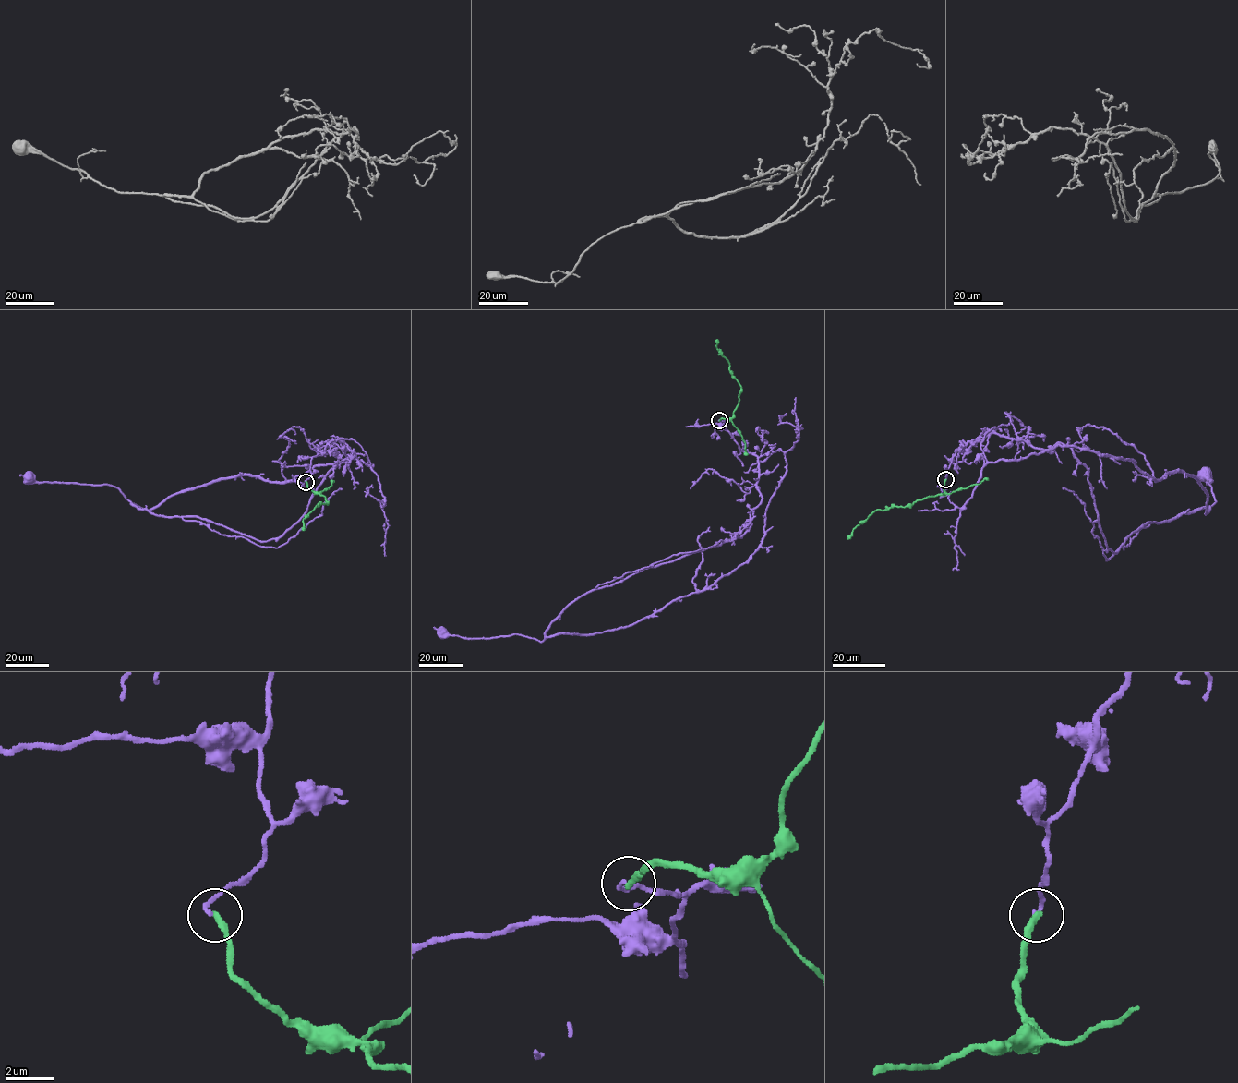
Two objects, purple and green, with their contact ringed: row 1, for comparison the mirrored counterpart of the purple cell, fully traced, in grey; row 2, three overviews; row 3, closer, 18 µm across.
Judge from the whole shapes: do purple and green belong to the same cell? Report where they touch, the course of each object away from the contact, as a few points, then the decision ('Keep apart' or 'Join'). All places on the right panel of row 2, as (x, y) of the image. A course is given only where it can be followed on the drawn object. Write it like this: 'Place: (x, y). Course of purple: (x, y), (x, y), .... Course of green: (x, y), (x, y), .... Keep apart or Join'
Place: (945, 479). Course of purple: (945, 479), (955, 451), (985, 428), (1052, 452), (1067, 445), (1116, 552), (1147, 522), (1211, 507), (1206, 473). Course of green: (945, 479), (944, 491), (941, 494), (907, 506), (876, 510), (847, 538). Keep apart

